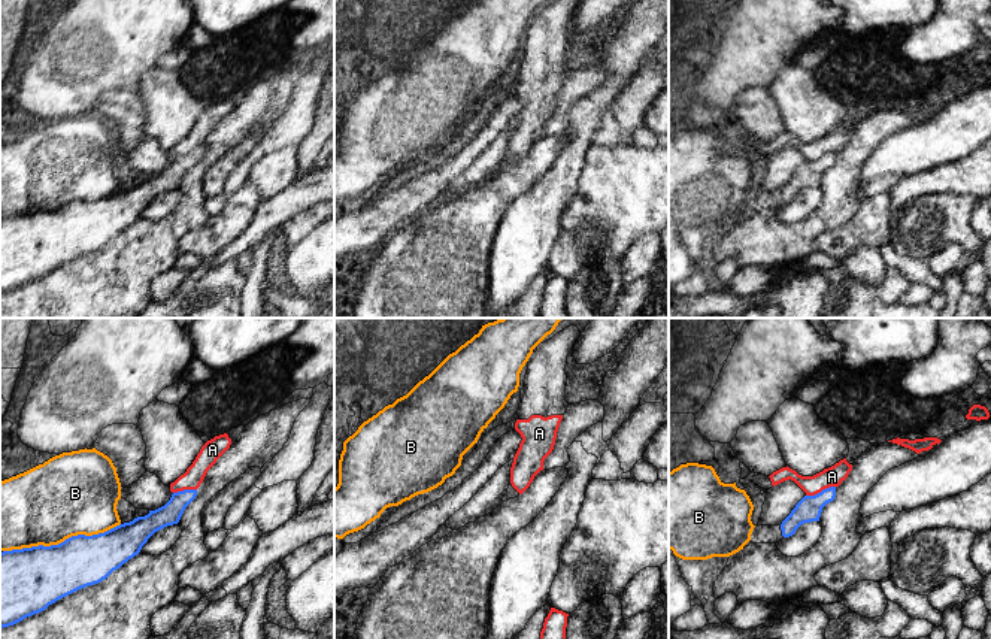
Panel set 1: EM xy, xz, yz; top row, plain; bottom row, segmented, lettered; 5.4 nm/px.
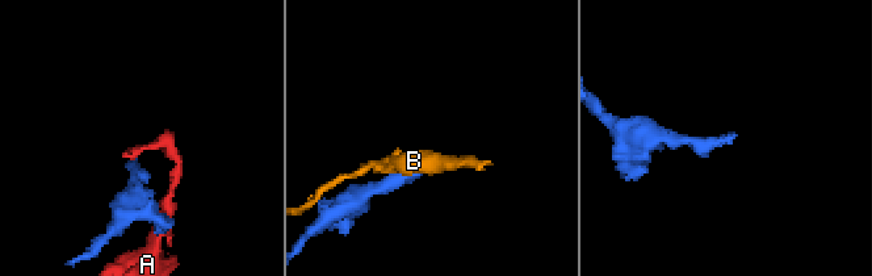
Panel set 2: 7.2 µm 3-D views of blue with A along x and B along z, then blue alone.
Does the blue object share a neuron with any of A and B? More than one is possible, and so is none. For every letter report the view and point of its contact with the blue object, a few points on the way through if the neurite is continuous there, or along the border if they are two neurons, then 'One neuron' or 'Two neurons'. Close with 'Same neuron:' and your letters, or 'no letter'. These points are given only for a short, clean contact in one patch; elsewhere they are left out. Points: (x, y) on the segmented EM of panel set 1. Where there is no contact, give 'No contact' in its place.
A: Touches blue at yz (821, 491). Boundary: yz (835, 485), (806, 496). Two neurons
B: Touches blue at xy (61, 542). Two neurons
Same neuron: no letter

